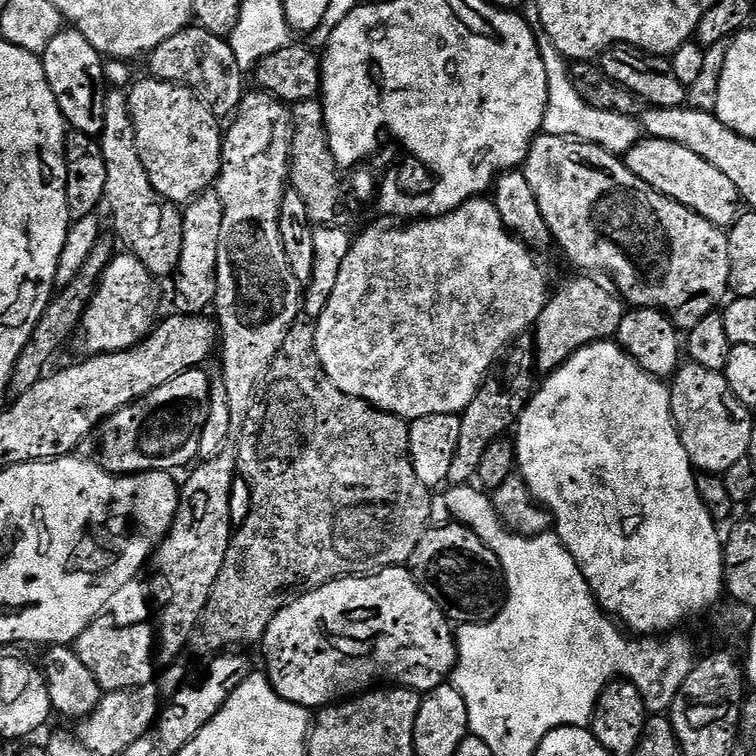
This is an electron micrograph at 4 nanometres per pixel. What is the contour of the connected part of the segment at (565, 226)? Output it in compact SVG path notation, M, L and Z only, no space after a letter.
M541 134L530 145L522 171L533 190L538 216L544 219L565 258L581 273L604 272L609 281L614 281L616 248L612 248L608 240L600 240L600 236L592 232L592 224L588 224L588 204L592 204L592 200L600 196L600 188L604 188L604 168L600 168L600 160L596 160L596 164L592 164L592 160L576 160L576 156L588 156L588 152L580 152L584 145L586 141L574 140L571 136Z

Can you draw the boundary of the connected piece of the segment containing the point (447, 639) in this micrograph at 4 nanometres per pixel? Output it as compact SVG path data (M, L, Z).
M397 566L395 568L382 568L379 572L375 574L361 574L358 576L346 576L339 580L330 580L327 584L323 584L320 588L314 588L308 591L305 591L303 594L305 596L300 596L297 600L292 600L288 605L285 606L284 609L281 610L280 613L277 614L276 617L271 621L270 619L267 621L266 627L262 633L262 640L264 639L264 660L268 663L268 668L266 667L266 675L268 681L272 683L273 690L279 694L282 698L286 698L286 702L294 702L298 706L302 706L303 708L309 710L319 710L321 708L328 707L329 704L335 704L337 702L343 701L345 698L355 698L371 689L373 687L372 684L376 679L384 680L380 682L387 682L392 686L399 686L402 688L411 688L414 692L419 692L421 694L427 694L433 692L434 689L438 687L438 685L445 683L451 677L454 667L456 665L456 638L454 635L453 625L450 623L447 616L444 615L444 611L440 609L438 605L434 602L434 598L430 598L430 594L426 594L426 590L422 590L420 588L420 583L416 581L415 578L412 577L411 572L408 571L407 567Z

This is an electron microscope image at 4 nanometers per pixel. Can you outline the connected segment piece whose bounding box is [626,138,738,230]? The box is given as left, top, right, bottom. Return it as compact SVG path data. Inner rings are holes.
M641 138L626 153L626 163L629 170L642 182L648 183L654 191L677 200L720 229L727 229L738 215L738 195L734 183L698 154L686 150L685 146L670 141Z

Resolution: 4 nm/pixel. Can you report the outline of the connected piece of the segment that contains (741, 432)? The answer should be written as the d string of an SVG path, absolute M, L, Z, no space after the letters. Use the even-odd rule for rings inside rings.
M688 362L681 363L680 367L676 369L674 375L670 380L670 402L672 403L672 417L676 423L676 429L680 435L680 441L682 446L686 446L686 454L690 458L693 469L704 472L717 472L717 474L726 473L736 462L740 459L747 457L748 447L751 445L751 434L754 431L754 425L752 425L753 414L744 404L738 400L734 393L731 392L730 386L727 384L727 378L724 376L723 371L717 370L716 372L712 368L707 368L704 364L698 364L702 362L692 362L696 364L688 364Z

